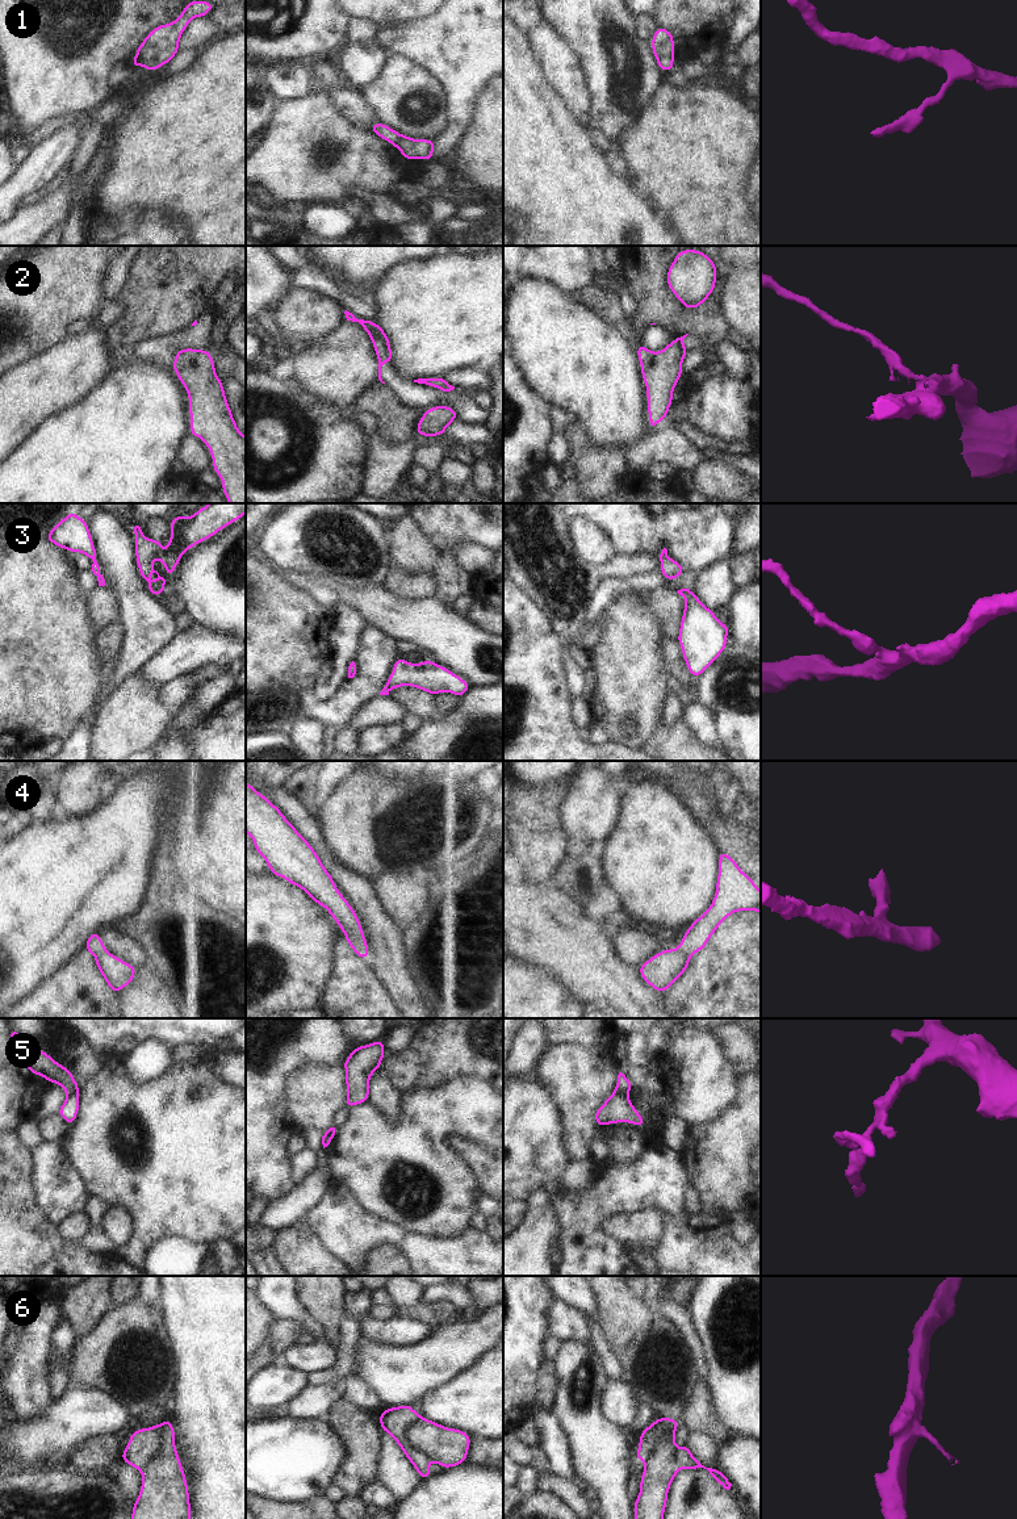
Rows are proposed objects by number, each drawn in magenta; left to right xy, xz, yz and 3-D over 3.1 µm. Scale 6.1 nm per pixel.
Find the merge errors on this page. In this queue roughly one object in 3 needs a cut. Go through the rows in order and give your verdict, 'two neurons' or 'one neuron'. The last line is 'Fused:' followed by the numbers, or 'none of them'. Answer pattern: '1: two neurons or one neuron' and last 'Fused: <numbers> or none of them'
1: one neuron
2: one neuron
3: one neuron
4: one neuron
5: two neurons
6: two neurons
Fused: 5, 6

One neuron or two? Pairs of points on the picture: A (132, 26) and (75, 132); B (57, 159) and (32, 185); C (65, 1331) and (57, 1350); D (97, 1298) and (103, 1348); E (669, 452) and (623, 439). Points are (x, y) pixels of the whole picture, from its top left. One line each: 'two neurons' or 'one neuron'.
A: two neurons
B: one neuron
C: one neuron
D: two neurons
E: two neurons

